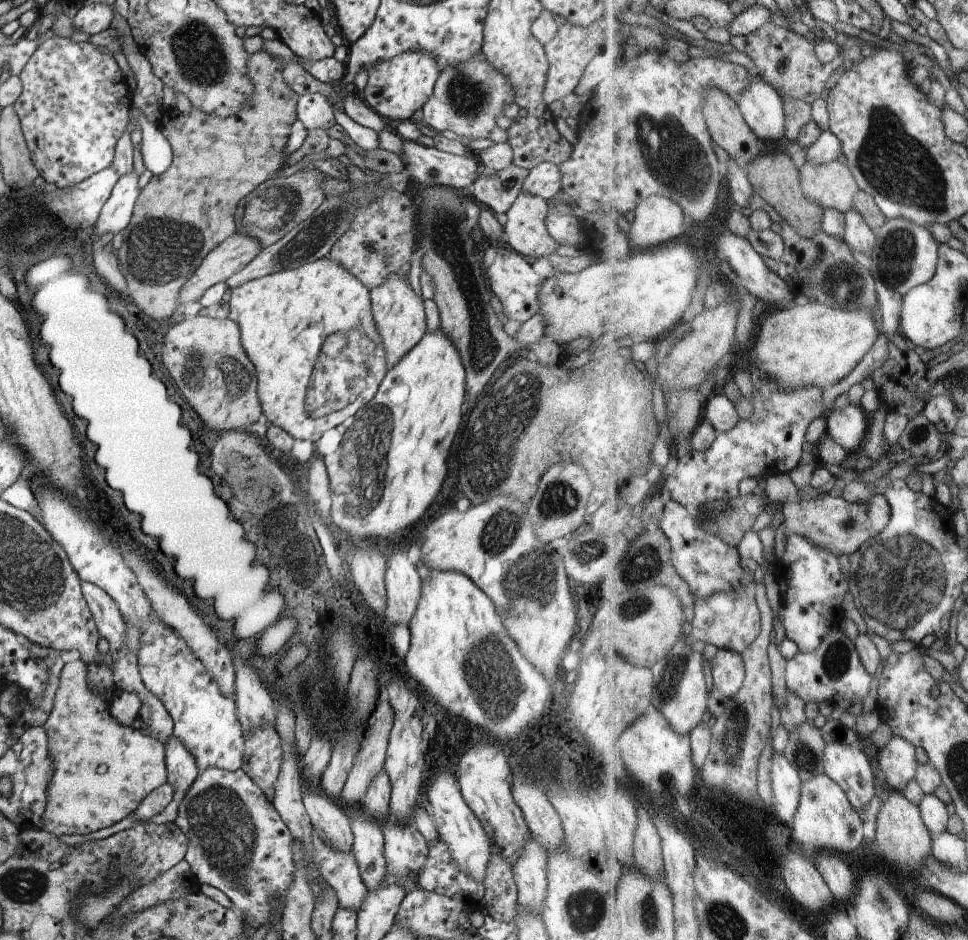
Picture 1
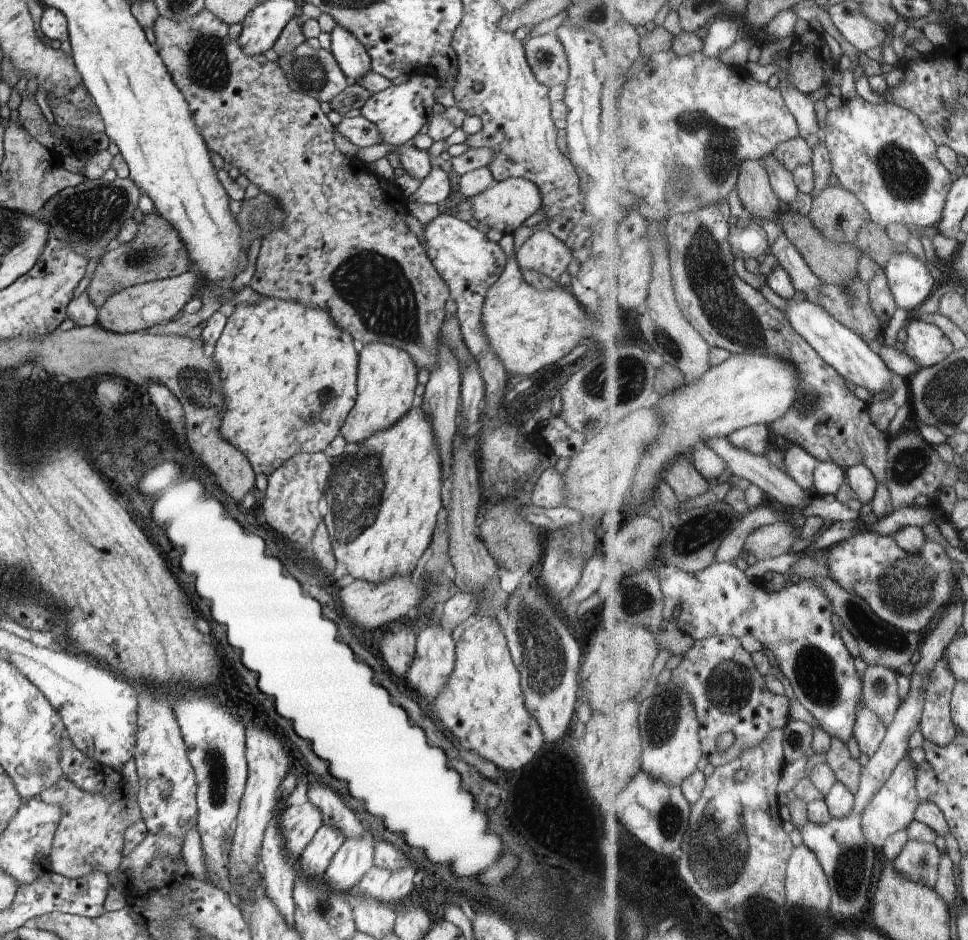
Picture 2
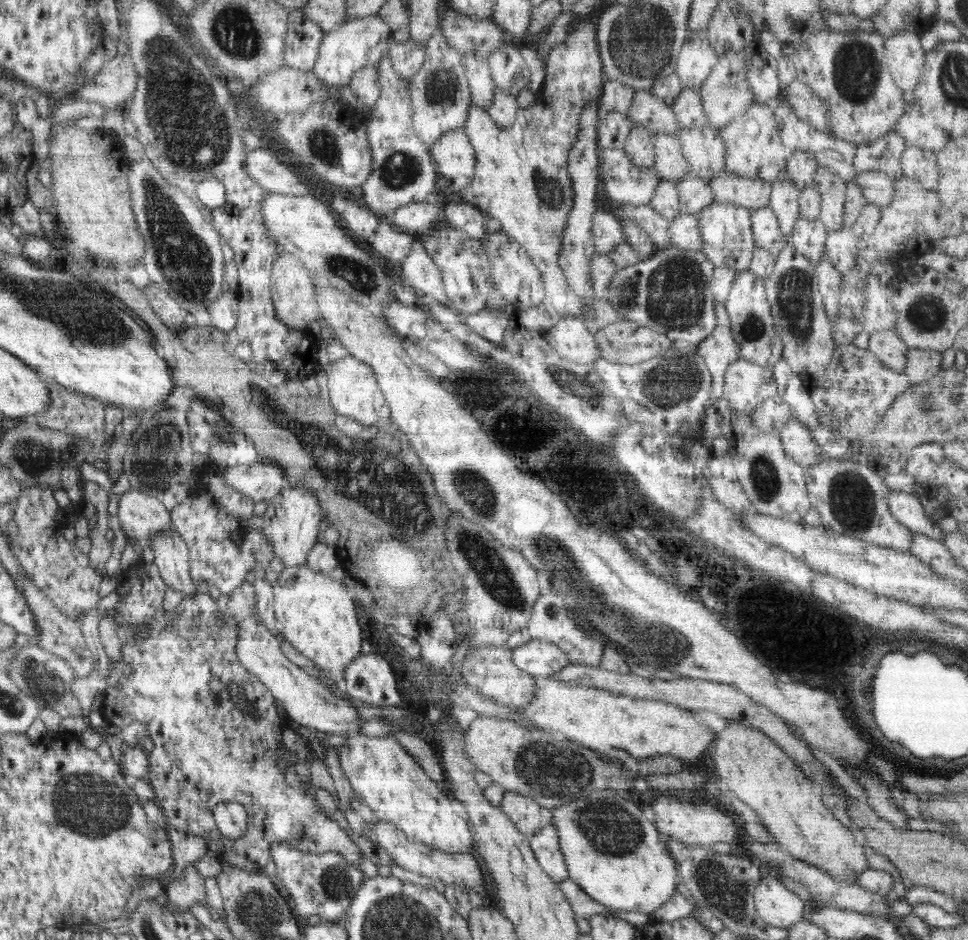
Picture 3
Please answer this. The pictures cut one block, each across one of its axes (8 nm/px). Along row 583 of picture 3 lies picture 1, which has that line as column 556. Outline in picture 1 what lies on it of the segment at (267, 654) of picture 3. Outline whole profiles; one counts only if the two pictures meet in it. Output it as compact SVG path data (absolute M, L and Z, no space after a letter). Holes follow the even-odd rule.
M520 192L506 212L504 239L522 256L546 260L562 246L546 228L545 220L551 209L546 201Z

